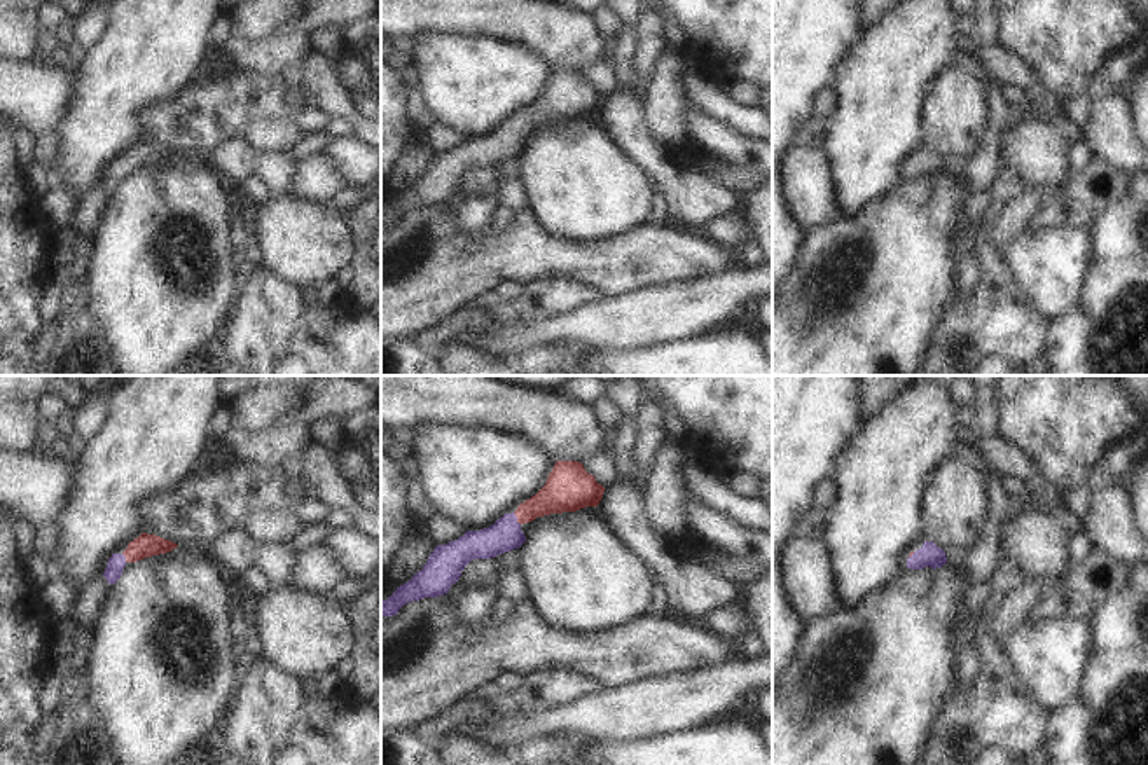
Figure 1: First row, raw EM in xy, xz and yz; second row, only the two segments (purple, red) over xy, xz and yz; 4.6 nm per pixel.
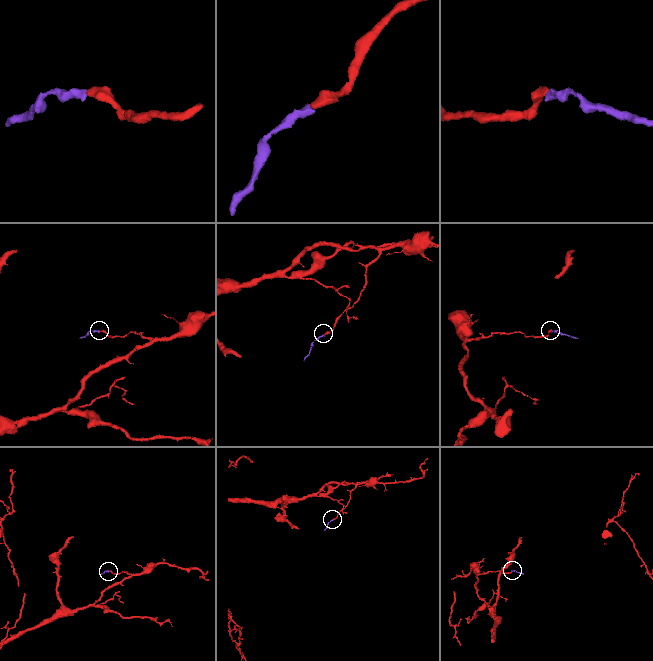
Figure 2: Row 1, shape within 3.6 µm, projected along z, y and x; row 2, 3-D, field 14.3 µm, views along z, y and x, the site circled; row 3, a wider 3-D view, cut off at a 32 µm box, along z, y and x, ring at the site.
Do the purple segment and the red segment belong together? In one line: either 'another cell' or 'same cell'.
same cell

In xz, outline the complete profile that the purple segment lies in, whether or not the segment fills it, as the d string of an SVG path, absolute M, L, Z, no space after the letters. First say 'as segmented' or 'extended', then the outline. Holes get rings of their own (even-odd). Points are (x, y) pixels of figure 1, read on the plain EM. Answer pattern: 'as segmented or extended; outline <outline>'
extended; outline M556 70L545 94L515 121L505 122L489 136L467 140L454 150L437 154L423 178L381 211L381 225L397 224L411 210L447 203L470 169L491 168L519 157L526 150L522 133L550 122L598 115L603 101L605 96L585 80L582 72Z

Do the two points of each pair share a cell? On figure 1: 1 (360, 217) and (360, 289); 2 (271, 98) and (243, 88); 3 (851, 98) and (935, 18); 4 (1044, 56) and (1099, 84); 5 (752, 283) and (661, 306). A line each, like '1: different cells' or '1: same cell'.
1: same cell
2: same cell
3: same cell
4: different cells
5: same cell

